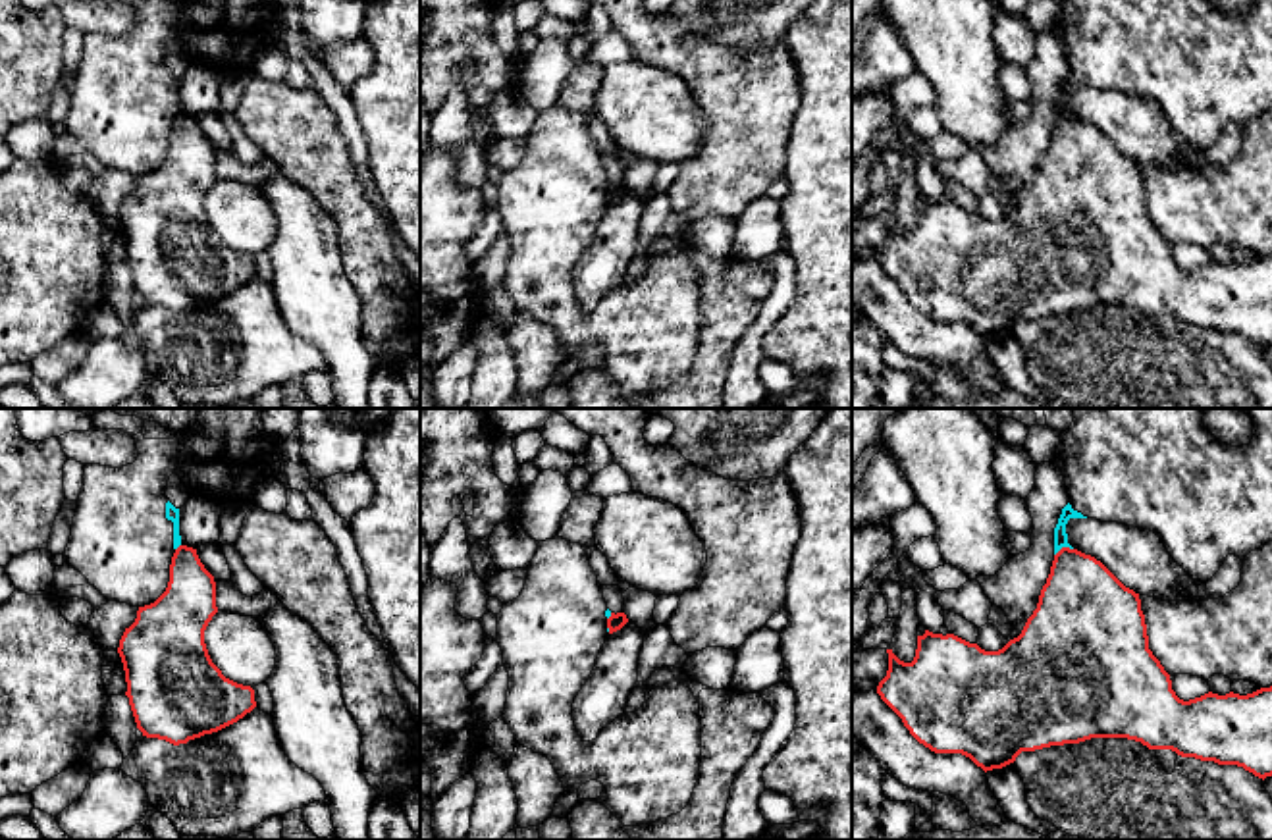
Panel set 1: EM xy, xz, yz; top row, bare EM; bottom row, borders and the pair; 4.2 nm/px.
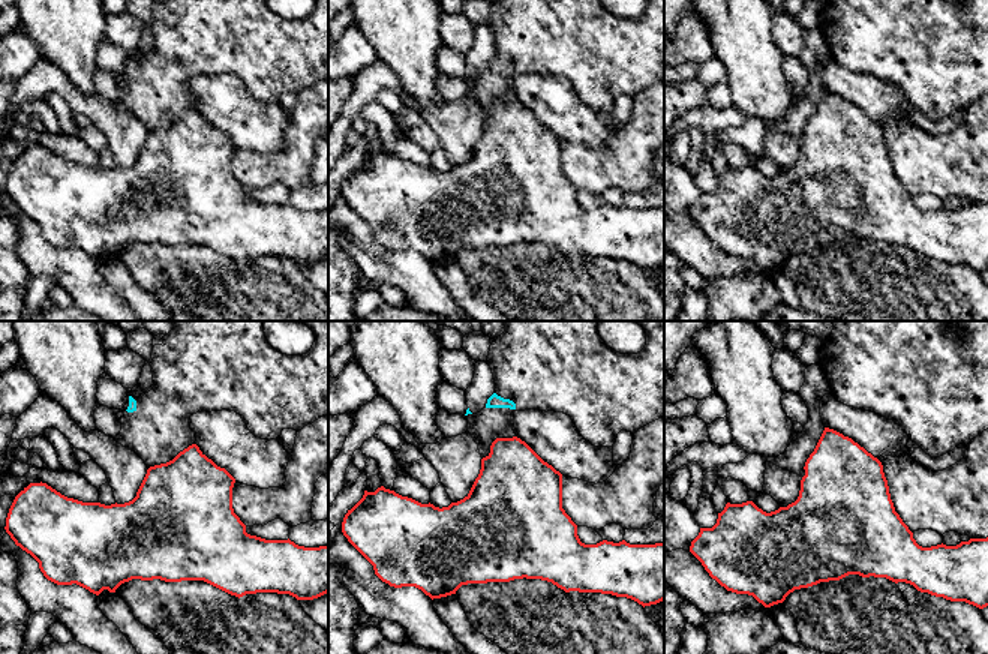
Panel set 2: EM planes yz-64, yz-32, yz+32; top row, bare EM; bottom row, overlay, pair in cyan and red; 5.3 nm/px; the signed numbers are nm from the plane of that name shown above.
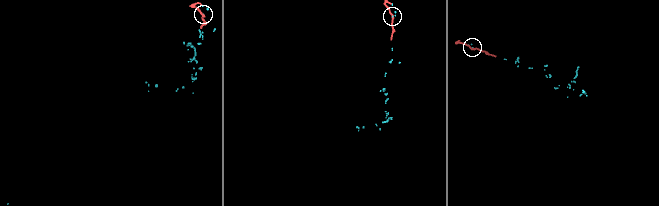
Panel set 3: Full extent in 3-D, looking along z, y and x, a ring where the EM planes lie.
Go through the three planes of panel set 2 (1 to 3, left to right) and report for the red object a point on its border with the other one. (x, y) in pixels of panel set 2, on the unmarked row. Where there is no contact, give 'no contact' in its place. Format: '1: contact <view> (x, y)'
1: no contact
2: no contact
3: no contact

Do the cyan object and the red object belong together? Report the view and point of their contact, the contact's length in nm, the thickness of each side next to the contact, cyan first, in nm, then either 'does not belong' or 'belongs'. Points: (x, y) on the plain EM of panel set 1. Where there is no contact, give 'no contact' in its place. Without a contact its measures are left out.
meets cyan in yz at (1062, 114); contact 90 nm long; 60 nm thick on the cyan side, 340 nm on the other; does not belong

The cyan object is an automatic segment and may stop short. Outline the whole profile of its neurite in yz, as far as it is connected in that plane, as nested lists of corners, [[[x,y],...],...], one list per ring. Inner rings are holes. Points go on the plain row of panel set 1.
[[[1062,0],[1054,31],[1062,39],[1068,73],[1054,96],[1054,123],[1070,116],[1070,87],[1097,87],[1154,100],[1170,125],[1197,150],[1210,148],[1228,123],[1241,129],[1272,110],[1272,0],[1253,0],[1249,13],[1232,15],[1210,0]]]

